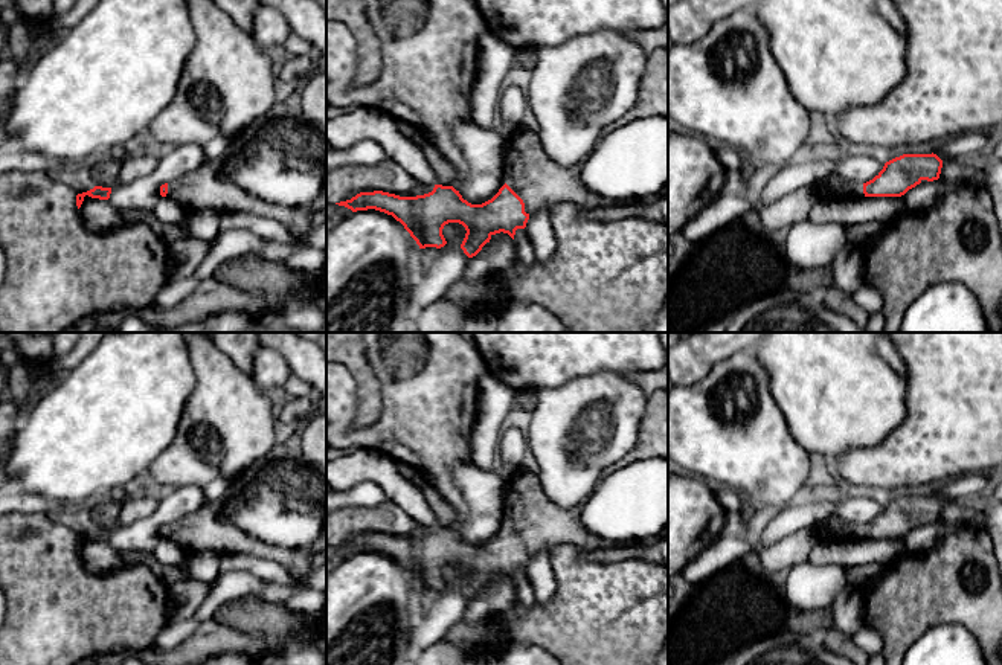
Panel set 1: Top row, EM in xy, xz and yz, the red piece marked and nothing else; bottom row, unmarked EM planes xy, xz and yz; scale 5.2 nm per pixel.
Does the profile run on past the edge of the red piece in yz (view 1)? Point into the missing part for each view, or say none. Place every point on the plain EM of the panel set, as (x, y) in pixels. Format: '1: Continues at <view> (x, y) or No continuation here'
1: Continues at yz (833, 528)

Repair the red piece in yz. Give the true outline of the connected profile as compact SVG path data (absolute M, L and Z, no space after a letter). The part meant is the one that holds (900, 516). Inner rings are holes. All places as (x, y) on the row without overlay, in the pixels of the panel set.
M903 496L885 505L866 525L828 517L817 529L817 540L901 538L923 522L939 520L943 502L936 496Z

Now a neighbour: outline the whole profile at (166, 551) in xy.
M160 538L153 555L159 563L171 566L180 566L186 560L183 549L169 538Z

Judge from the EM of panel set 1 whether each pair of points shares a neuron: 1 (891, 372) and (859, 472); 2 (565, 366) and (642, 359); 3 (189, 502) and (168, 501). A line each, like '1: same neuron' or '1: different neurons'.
1: different neurons
2: same neuron
3: same neuron

